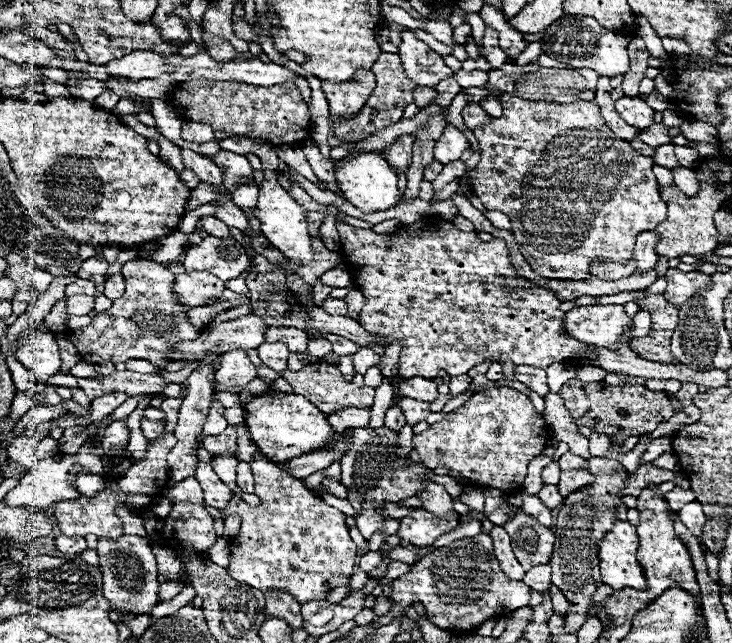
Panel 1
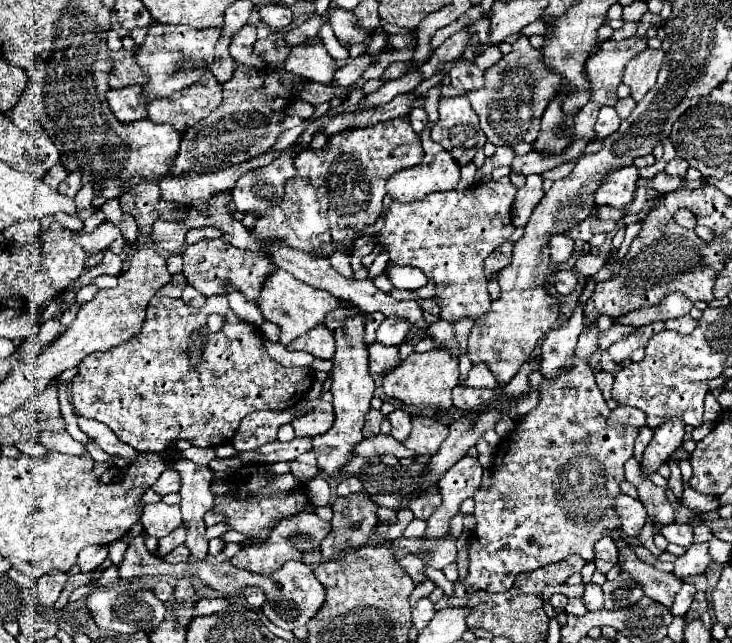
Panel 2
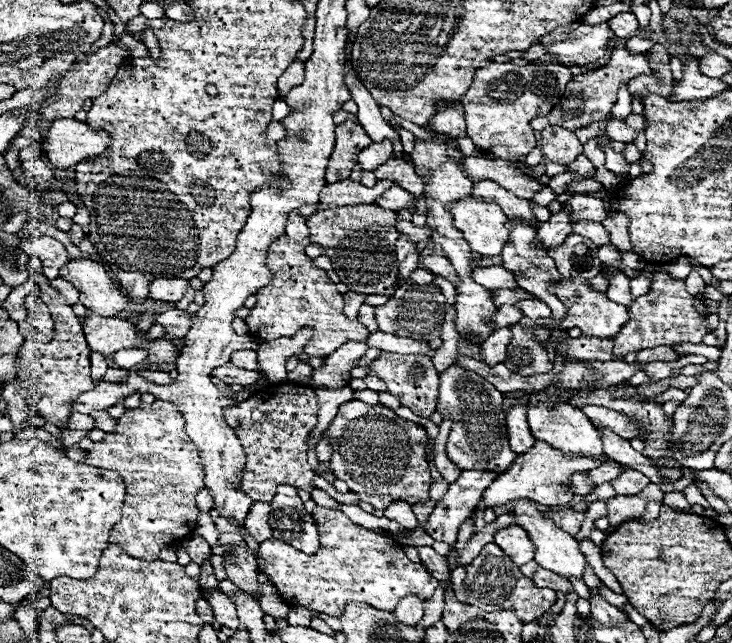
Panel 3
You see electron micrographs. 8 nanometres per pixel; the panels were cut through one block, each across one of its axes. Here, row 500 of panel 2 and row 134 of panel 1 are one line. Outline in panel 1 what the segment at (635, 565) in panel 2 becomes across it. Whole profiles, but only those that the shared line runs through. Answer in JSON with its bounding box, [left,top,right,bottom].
[470,94,666,280]

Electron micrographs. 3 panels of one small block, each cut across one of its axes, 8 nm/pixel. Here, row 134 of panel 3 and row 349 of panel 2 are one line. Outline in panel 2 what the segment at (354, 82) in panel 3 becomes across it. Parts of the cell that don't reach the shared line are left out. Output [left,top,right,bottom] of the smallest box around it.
[368,342,402,374]

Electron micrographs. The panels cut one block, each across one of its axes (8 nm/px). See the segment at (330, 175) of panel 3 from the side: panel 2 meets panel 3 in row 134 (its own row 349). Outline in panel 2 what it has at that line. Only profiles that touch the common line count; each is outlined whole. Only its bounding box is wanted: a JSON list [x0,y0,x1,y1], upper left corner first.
[312,302,374,474]

